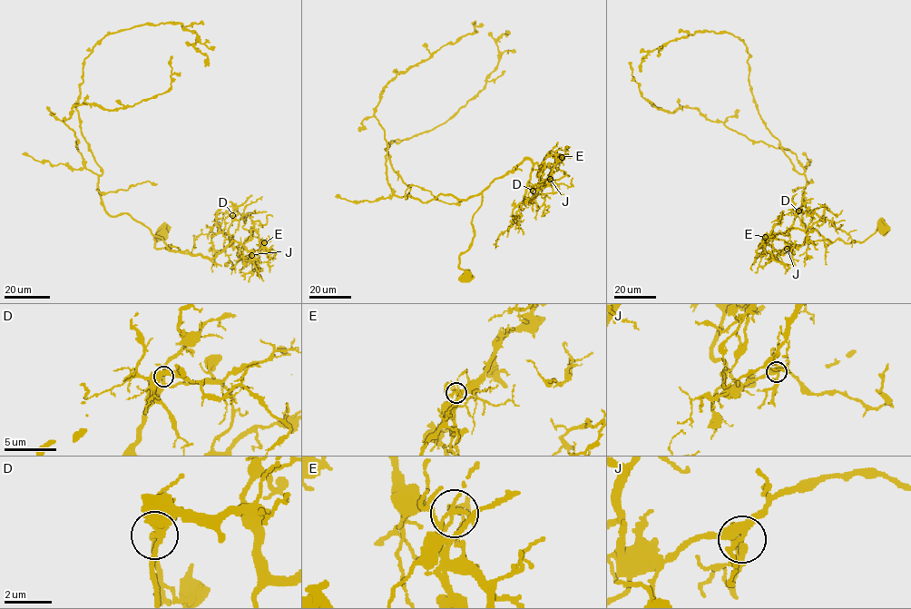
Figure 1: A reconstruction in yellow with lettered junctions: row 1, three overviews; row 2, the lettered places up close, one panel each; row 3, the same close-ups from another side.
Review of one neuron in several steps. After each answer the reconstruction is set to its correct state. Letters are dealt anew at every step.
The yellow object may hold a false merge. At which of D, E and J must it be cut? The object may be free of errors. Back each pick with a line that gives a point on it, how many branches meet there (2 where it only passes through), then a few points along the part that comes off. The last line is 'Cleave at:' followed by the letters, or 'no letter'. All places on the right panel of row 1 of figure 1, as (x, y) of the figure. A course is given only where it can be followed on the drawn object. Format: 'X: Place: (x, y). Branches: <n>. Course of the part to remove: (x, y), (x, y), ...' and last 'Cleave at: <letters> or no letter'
E: Place: (765, 237). Branches: 5. Course of the part to remove: (764, 237), (765, 253), (773, 253), (786, 264)
Cleave at: E

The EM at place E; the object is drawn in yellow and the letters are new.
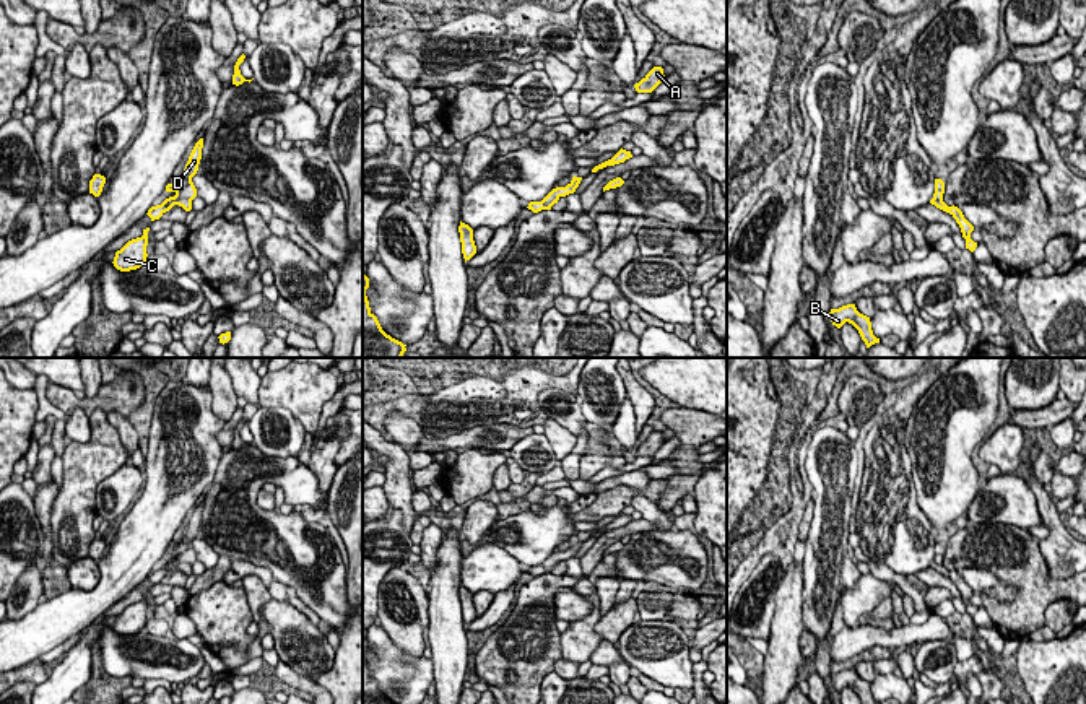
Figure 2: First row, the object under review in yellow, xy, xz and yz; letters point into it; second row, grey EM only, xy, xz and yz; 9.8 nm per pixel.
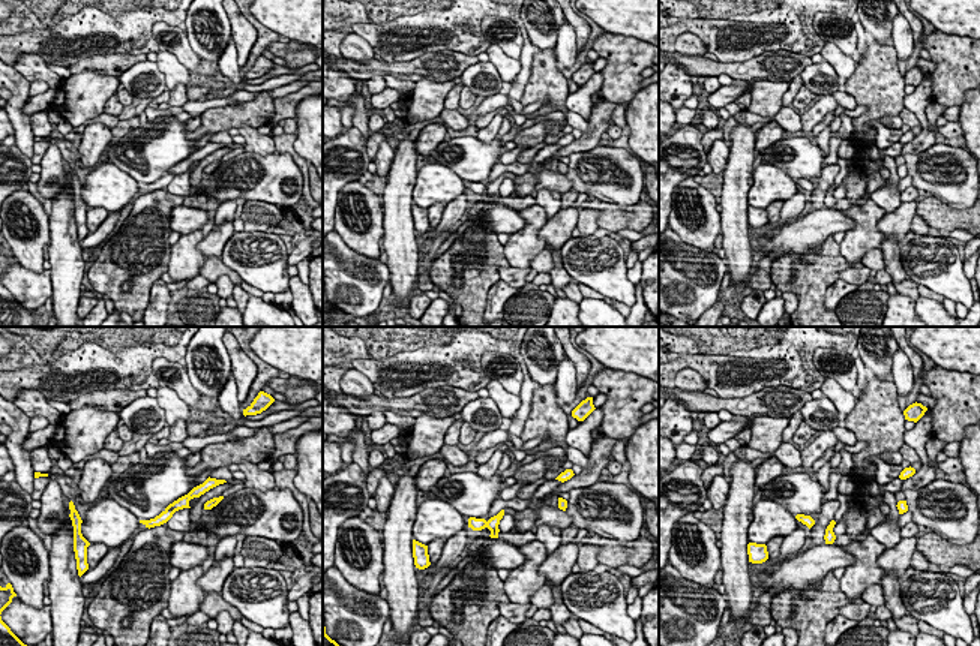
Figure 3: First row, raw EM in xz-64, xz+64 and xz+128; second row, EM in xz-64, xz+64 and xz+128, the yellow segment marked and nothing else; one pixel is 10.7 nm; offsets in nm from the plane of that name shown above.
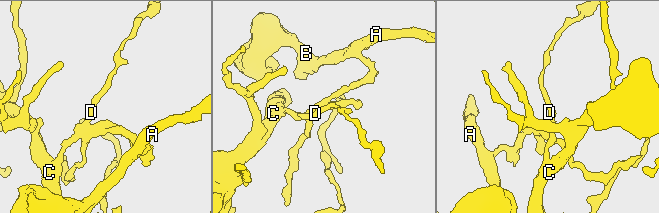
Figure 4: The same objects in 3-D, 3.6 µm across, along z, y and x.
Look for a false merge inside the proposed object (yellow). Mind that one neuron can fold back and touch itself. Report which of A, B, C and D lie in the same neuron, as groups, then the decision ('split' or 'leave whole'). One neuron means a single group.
groups A B / C D; split

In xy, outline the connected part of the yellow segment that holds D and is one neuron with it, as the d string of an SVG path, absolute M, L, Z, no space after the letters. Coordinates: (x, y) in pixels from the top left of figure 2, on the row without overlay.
M200 502L195 507L192 517L189 520L189 525L185 528L185 533L182 537L182 541L176 548L166 550L166 556L174 556L176 559L166 563L161 569L151 571L148 574L146 579L151 582L151 585L159 584L166 576L169 576L174 569L177 569L179 563L193 564L197 561L197 553L192 546L192 541L198 535L198 528L202 524L202 512L203 512L203 502Z

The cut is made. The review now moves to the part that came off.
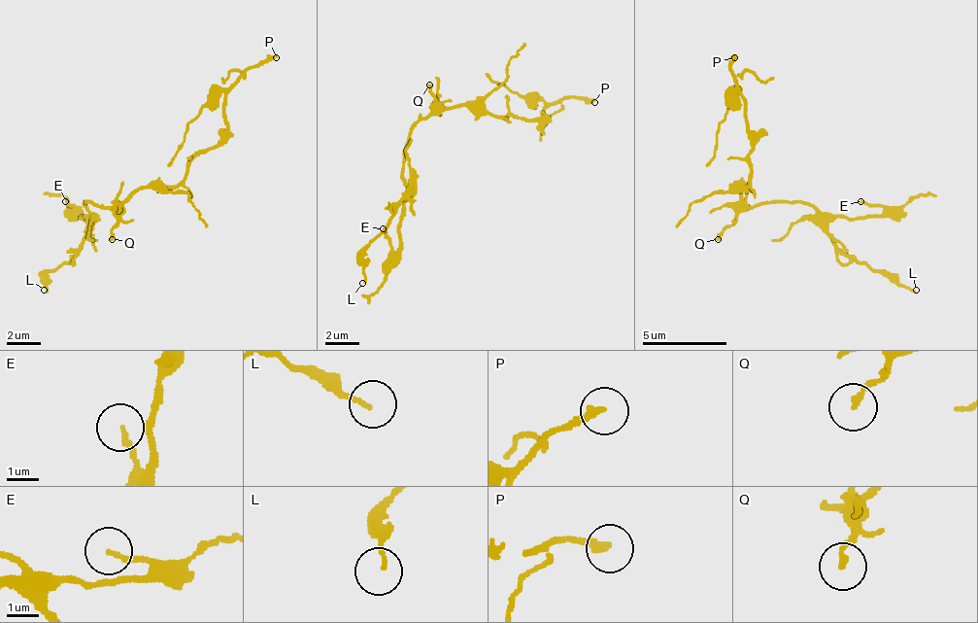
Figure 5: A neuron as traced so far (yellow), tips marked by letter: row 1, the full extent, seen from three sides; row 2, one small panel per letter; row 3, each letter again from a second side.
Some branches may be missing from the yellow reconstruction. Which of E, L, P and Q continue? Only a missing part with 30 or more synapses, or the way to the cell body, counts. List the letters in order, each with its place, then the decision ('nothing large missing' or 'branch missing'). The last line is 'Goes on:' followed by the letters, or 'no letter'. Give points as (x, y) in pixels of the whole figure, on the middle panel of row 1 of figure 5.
E: (383, 228) | nothing large missing
L: (362, 283) | nothing large missing
P: (594, 102) | branch missing
Q: (429, 85) | nothing large missing
Goes on: P

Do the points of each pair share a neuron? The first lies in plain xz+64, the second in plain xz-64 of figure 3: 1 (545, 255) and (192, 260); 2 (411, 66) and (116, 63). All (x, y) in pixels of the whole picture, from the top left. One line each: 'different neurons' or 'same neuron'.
1: different neurons
2: same neuron

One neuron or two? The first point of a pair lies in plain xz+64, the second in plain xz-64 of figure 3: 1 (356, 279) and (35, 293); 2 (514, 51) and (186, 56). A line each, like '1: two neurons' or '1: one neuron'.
1: one neuron
2: one neuron

